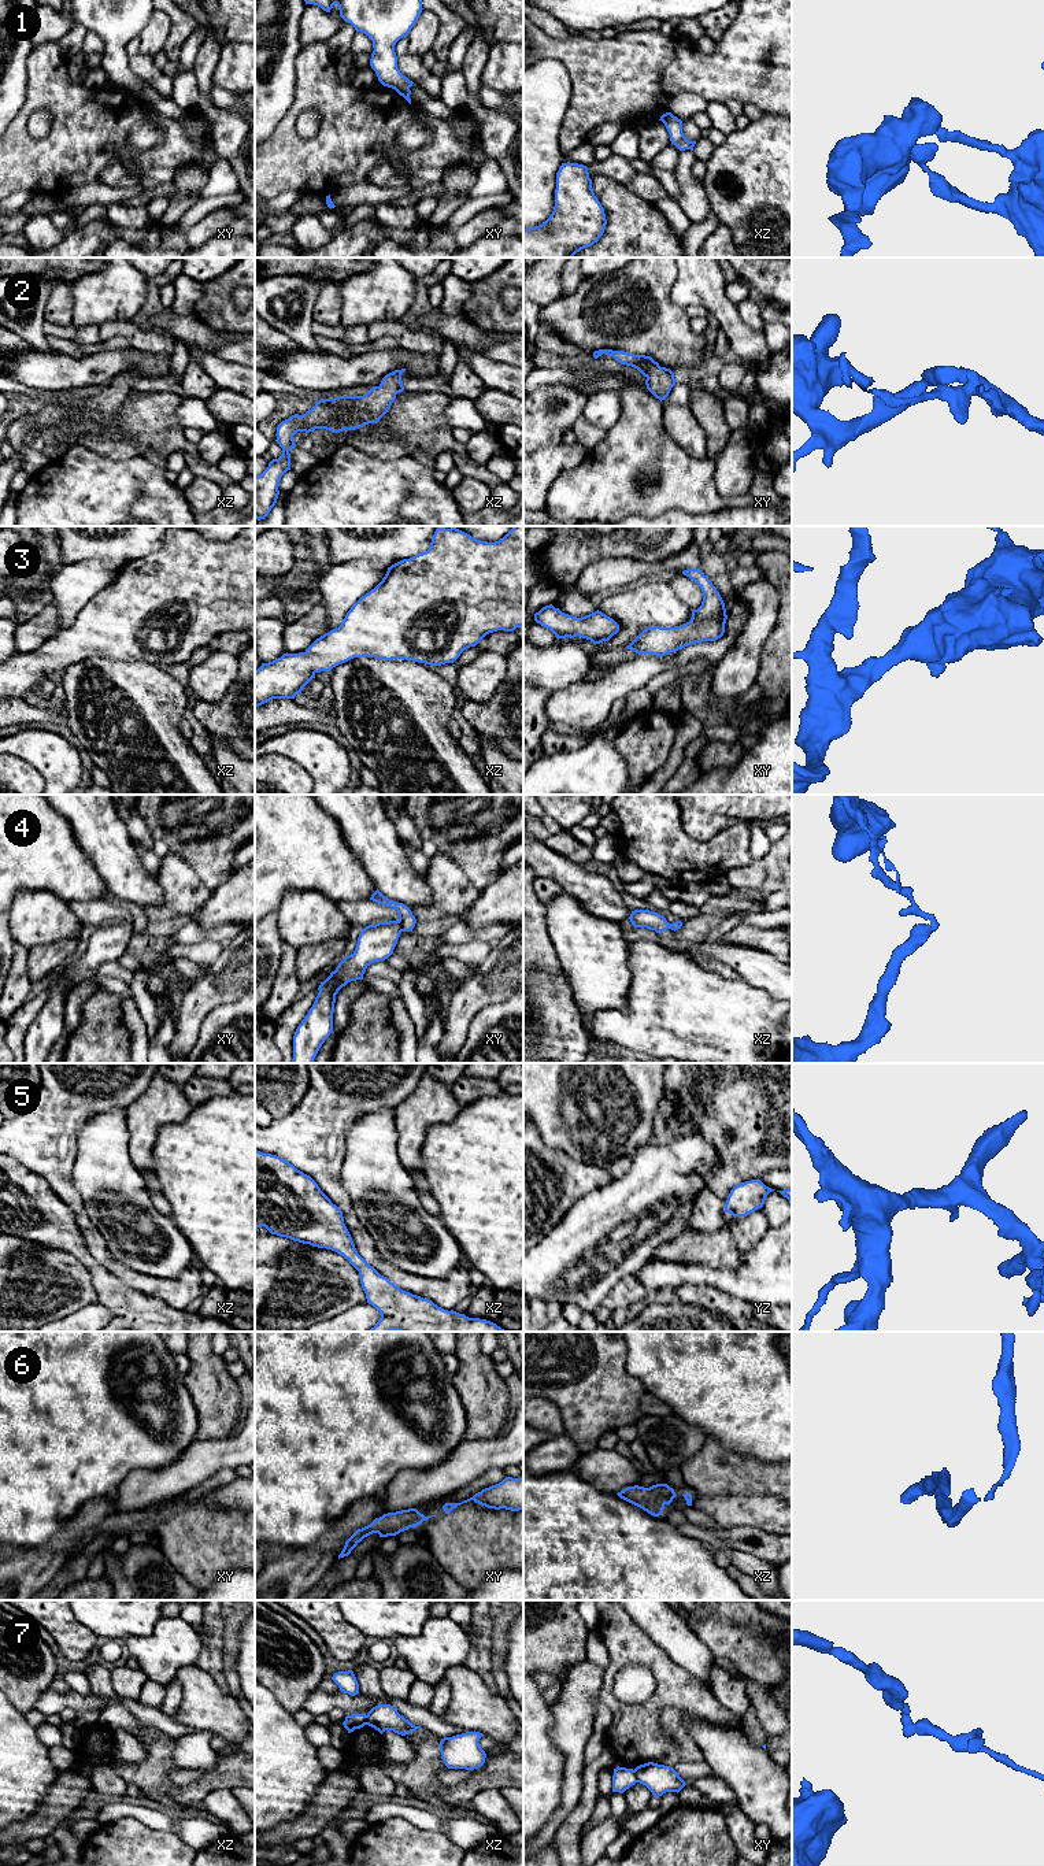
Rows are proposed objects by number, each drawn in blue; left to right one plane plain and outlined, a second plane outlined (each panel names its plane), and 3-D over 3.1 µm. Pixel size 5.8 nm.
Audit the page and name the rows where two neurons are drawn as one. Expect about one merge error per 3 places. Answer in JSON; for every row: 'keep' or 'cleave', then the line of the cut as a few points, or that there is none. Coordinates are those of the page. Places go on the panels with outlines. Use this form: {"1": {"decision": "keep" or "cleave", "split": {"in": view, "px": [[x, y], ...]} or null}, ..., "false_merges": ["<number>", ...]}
{"1": {"decision": "keep", "split": null}, "2": {"decision": "keep", "split": null}, "3": {"decision": "keep", "split": null}, "4": {"decision": "keep", "split": null}, "5": {"decision": "keep", "split": null}, "6": {"decision": "keep", "split": null}, "7": {"decision": "cleave", "split": {"in": "xy", "px": [[633, 1770], [637, 1781]]}}, "false_merges": ["7"]}

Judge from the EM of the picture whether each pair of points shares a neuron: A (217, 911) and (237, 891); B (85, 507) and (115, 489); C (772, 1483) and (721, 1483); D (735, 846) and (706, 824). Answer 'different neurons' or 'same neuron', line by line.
A: same neuron
B: same neuron
C: same neuron
D: different neurons

